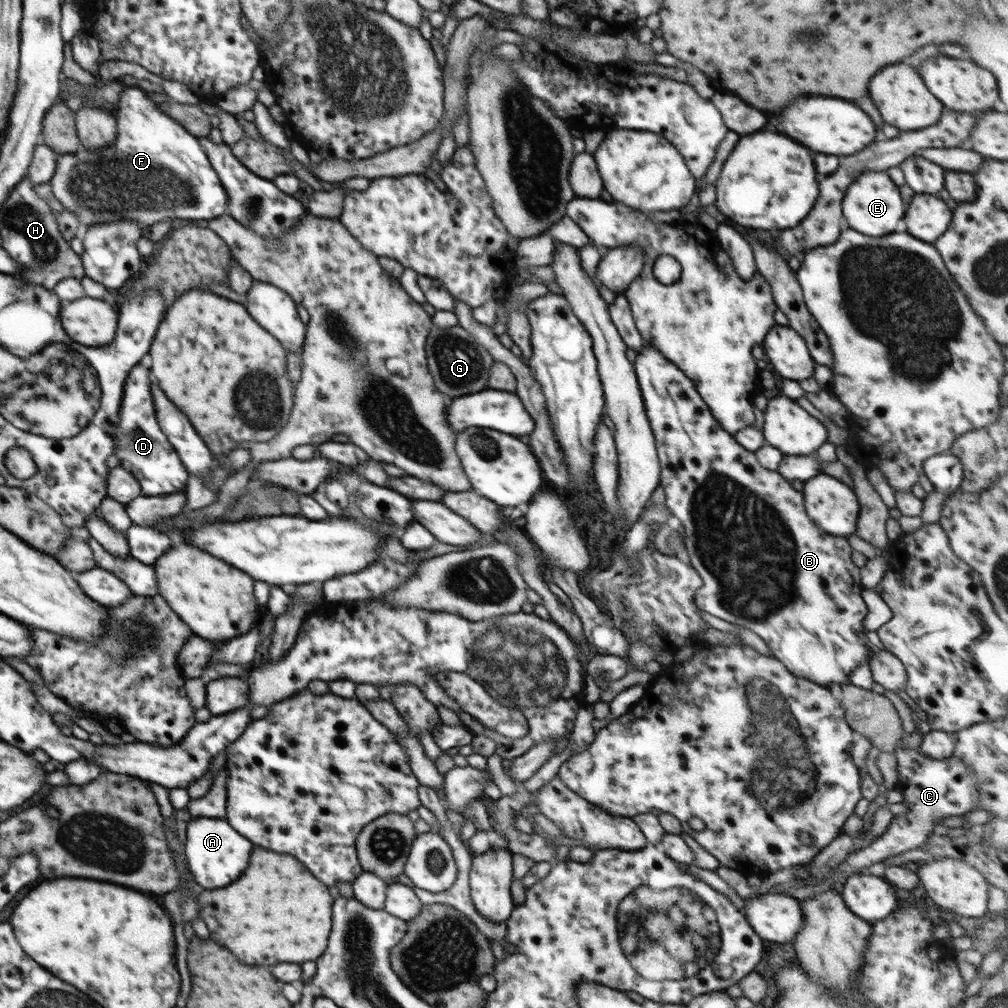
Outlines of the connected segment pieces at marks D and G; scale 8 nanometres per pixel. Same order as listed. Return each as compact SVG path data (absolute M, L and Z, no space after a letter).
M138 364L130 370L124 383L113 454L120 460L119 466L139 482L142 495L154 497L184 492L189 472L158 424L150 392L151 380L151 371L144 366Z
M456 324L450 328L438 328L433 325L425 350L427 366L433 376L435 387L448 398L458 398L488 388L488 375L495 361L460 325Z

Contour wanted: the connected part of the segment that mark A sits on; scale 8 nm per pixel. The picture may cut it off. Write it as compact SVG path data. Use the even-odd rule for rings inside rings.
M194 817L188 822L185 834L185 855L189 870L194 874L196 882L208 890L224 888L238 880L238 876L246 870L252 842L234 830L234 827L225 819Z

